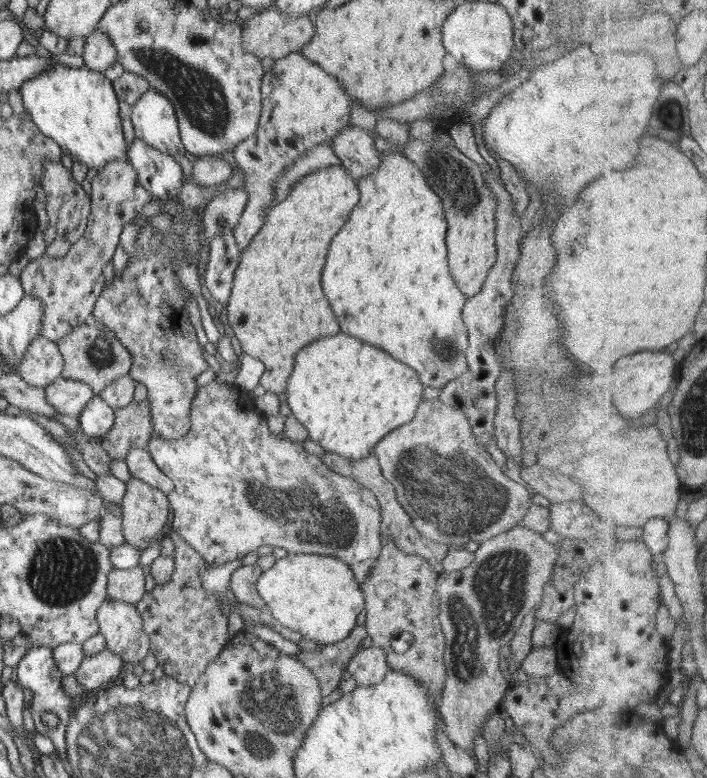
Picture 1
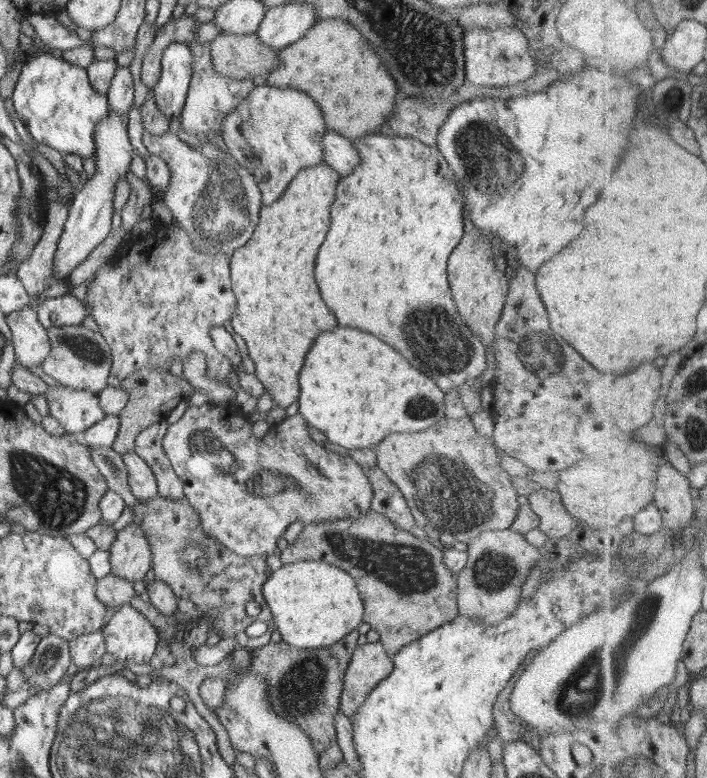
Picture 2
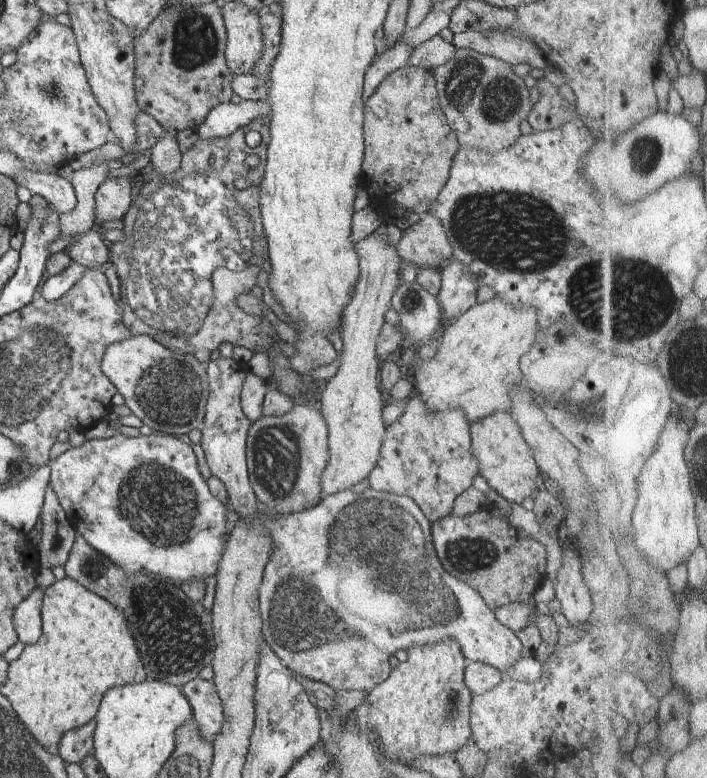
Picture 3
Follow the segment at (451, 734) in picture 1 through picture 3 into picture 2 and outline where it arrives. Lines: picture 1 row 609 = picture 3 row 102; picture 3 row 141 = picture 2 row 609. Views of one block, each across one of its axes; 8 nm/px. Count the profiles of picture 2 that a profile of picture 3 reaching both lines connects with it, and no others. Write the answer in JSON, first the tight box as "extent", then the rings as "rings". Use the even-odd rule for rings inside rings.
{"extent":[456,528,540,626],"rings":[[[510,528],[486,530],[466,544],[466,565],[456,574],[457,612],[460,616],[477,618],[483,626],[495,626],[515,610],[521,584],[527,580],[529,570],[538,564],[540,555],[524,536]]]}

